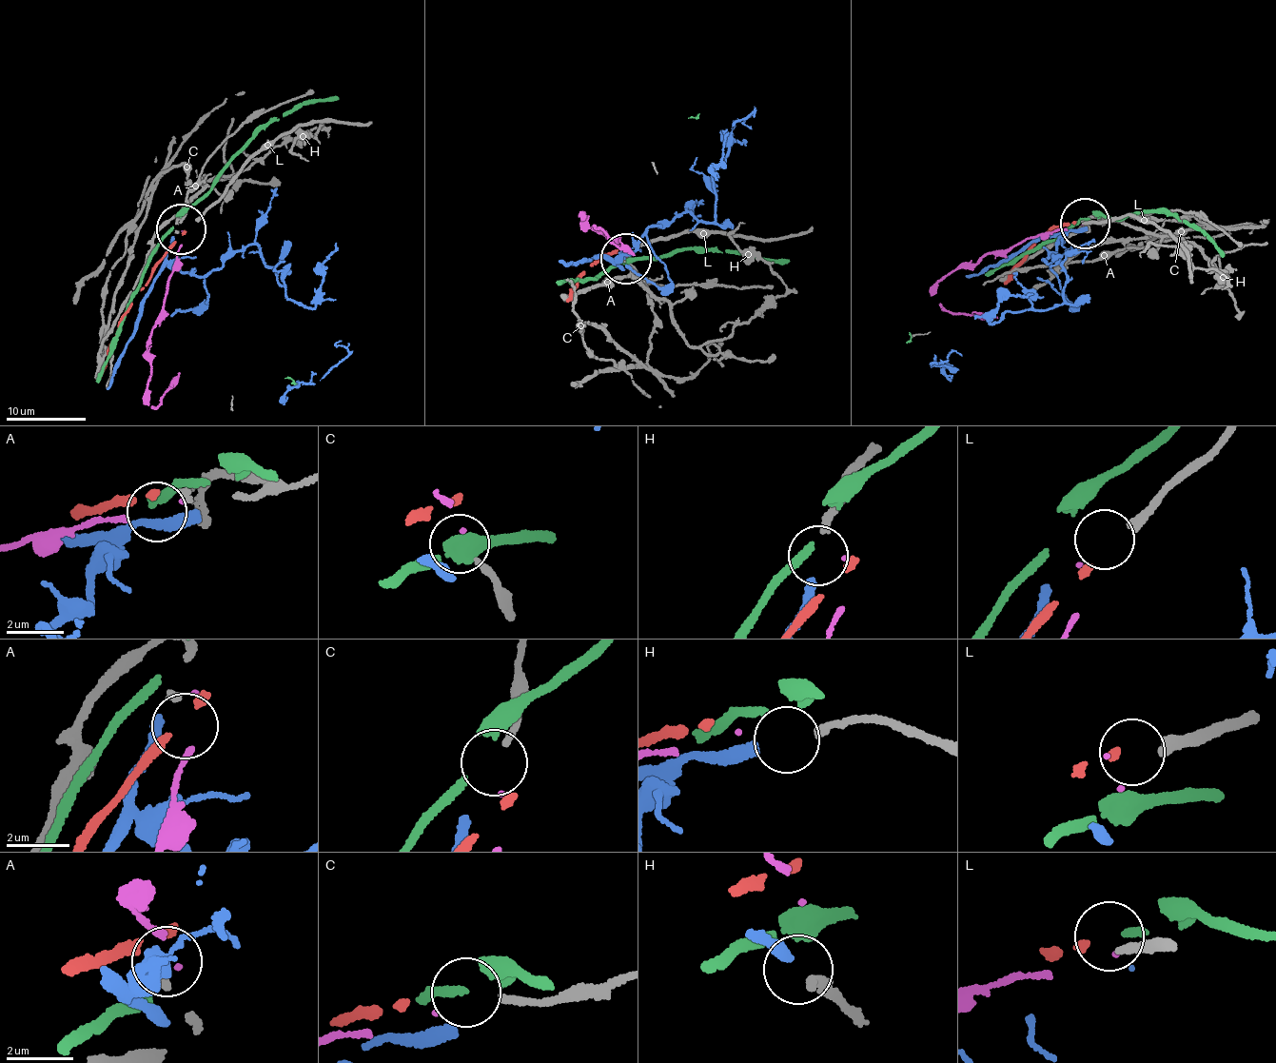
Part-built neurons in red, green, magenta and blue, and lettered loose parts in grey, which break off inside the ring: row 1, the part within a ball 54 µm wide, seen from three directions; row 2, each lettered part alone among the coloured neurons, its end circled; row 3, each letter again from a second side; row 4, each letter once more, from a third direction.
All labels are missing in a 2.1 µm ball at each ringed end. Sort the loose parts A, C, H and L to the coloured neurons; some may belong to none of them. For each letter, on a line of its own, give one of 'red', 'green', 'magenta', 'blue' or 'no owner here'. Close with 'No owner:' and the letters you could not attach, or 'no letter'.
A: no owner here
C: magenta
H: blue
L: red
No owner: A

